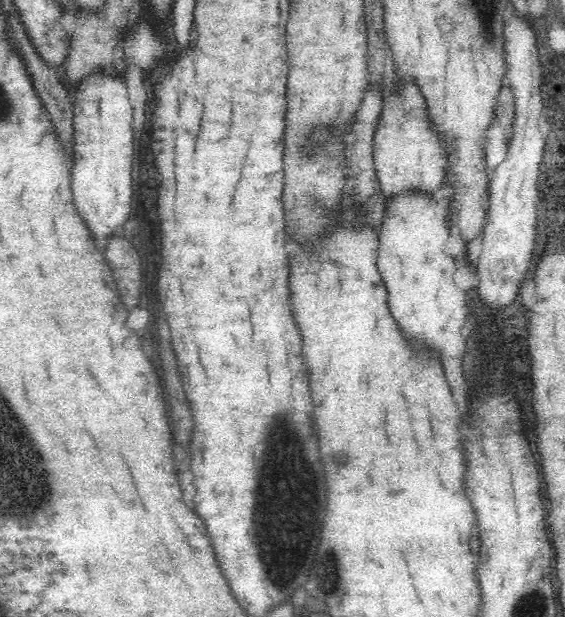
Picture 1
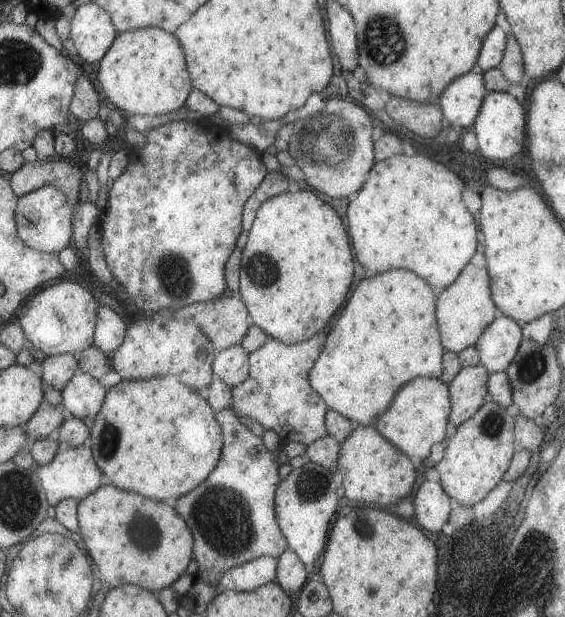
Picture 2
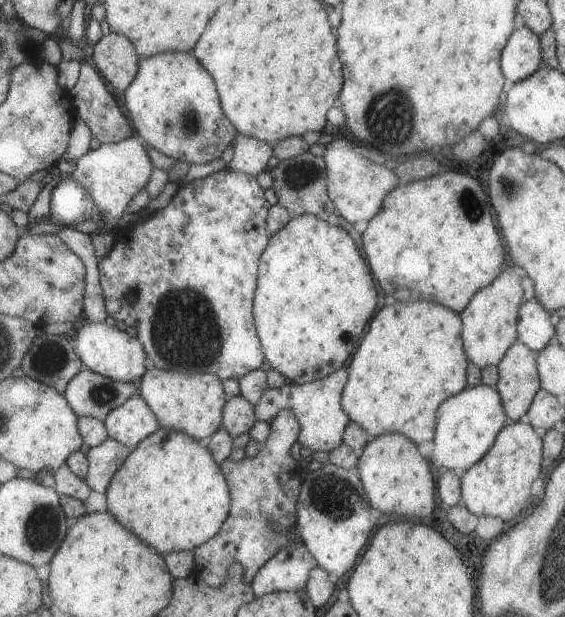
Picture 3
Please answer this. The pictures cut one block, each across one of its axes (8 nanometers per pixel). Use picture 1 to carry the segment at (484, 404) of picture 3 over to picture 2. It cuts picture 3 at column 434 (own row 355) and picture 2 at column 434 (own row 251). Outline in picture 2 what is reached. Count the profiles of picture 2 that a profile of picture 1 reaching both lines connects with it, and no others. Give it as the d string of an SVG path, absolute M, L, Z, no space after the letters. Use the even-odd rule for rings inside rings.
M417 377L399 393L390 411L381 417L377 428L410 457L427 459L434 446L443 443L446 438L448 416L451 416L450 396L446 382L435 377Z

